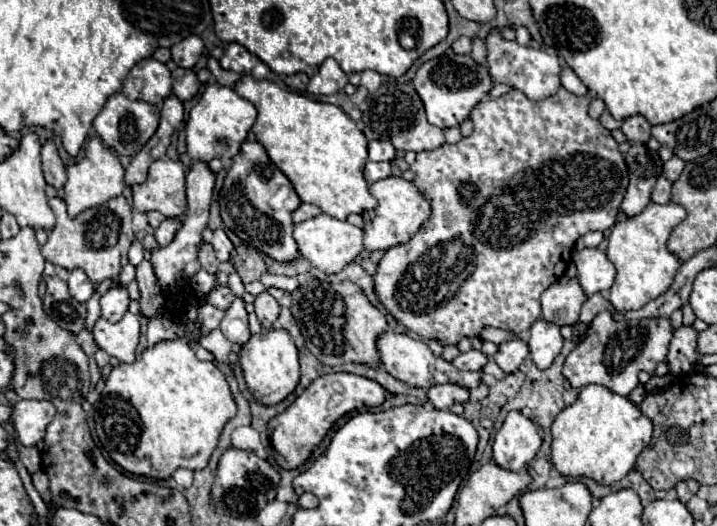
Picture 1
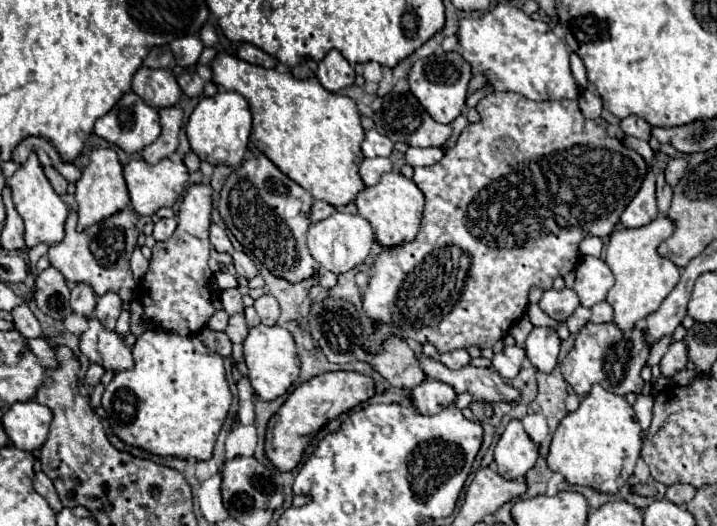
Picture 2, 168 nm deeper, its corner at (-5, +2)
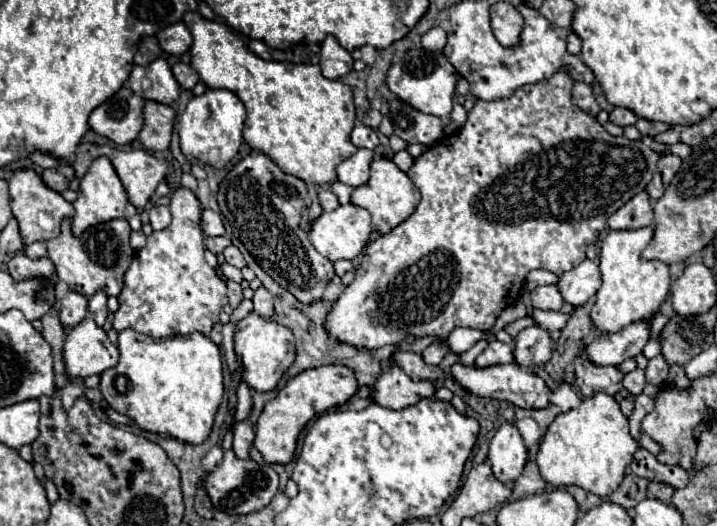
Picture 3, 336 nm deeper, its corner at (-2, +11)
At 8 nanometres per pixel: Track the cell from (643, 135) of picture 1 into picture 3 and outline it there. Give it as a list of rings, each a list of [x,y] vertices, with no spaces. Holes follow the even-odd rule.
[[[613,108],[613,112],[609,116],[611,116],[611,122],[613,124],[619,124],[623,128],[625,126],[633,126],[639,120],[639,116],[635,112],[627,110],[627,108]]]

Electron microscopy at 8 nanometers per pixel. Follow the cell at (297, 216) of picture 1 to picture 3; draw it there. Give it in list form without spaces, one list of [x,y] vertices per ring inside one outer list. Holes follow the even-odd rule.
[[[321,188],[321,190],[319,190],[319,202],[321,202],[321,208],[323,208],[325,212],[331,212],[331,210],[335,210],[335,208],[339,206],[337,196],[335,196],[331,190],[327,190],[327,188]]]

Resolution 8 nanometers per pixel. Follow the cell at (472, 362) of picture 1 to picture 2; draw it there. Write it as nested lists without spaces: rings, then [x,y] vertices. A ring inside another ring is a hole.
[[[456,349],[456,351],[448,351],[448,353],[442,353],[438,357],[440,363],[444,363],[448,369],[460,369],[464,365],[468,365],[470,361],[470,355],[466,349]]]

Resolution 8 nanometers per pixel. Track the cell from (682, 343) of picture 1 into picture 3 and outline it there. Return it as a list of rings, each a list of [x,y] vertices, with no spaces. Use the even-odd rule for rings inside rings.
[[[663,354],[649,360],[649,364],[645,368],[647,382],[651,382],[655,386],[665,386],[667,374],[669,374],[669,364],[667,364],[667,360],[663,360]]]

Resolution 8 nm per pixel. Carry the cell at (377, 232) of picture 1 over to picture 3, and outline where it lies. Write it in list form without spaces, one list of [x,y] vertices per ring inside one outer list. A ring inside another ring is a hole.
[[[377,158],[377,160],[371,162],[369,182],[355,188],[353,194],[351,194],[351,202],[355,206],[369,210],[369,214],[373,216],[373,228],[379,234],[387,234],[395,226],[405,222],[415,212],[419,200],[421,200],[421,194],[419,194],[417,186],[409,180],[409,176],[403,170],[399,170],[393,160],[385,160],[385,158]]]

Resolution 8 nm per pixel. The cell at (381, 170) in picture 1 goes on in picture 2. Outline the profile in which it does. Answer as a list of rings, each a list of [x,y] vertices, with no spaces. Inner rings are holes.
[[[374,157],[374,159],[364,159],[358,173],[360,173],[362,183],[366,187],[370,187],[370,185],[376,185],[380,181],[382,173],[386,173],[386,171],[392,171],[390,159],[386,159],[386,157]]]

